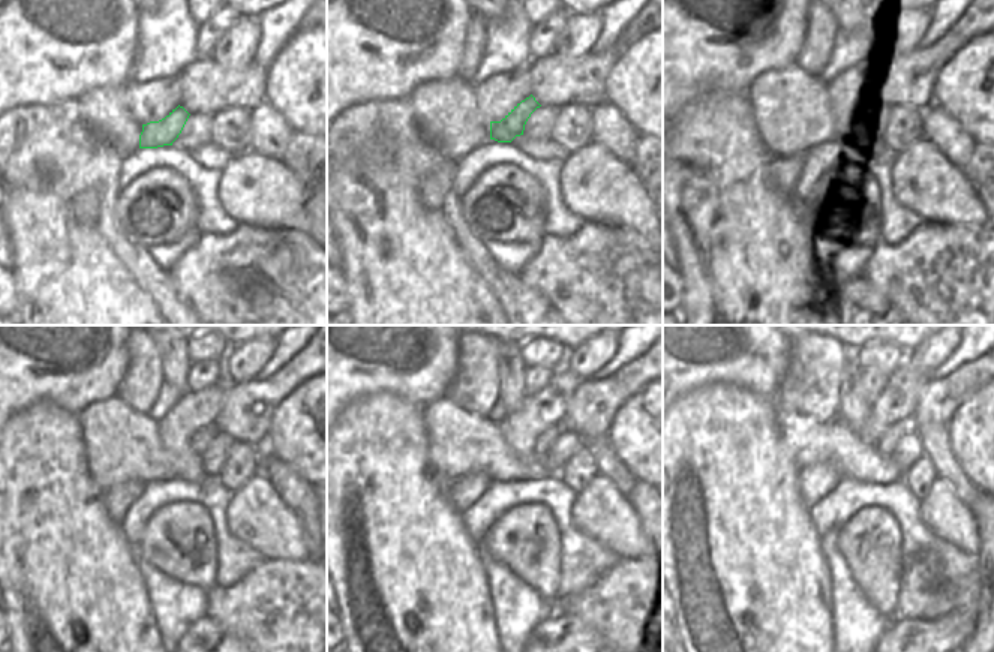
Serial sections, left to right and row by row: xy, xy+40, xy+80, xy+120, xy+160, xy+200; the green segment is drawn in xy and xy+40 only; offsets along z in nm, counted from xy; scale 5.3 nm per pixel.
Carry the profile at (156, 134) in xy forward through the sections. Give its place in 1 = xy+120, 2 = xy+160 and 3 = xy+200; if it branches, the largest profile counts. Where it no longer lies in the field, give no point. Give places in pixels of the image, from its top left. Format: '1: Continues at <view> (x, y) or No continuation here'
1: Continues at xy+120 (201, 439)
2: Continues at xy+160 (544, 441)
3: Continues at xy+200 (888, 441).

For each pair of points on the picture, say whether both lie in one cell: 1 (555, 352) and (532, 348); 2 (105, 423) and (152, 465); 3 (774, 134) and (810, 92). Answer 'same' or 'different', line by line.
1: same
2: same
3: same

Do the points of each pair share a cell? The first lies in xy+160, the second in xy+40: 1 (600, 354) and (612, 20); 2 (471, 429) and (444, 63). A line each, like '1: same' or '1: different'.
1: different
2: different

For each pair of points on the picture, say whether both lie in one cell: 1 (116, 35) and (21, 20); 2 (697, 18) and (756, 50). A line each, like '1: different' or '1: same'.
1: same
2: same

